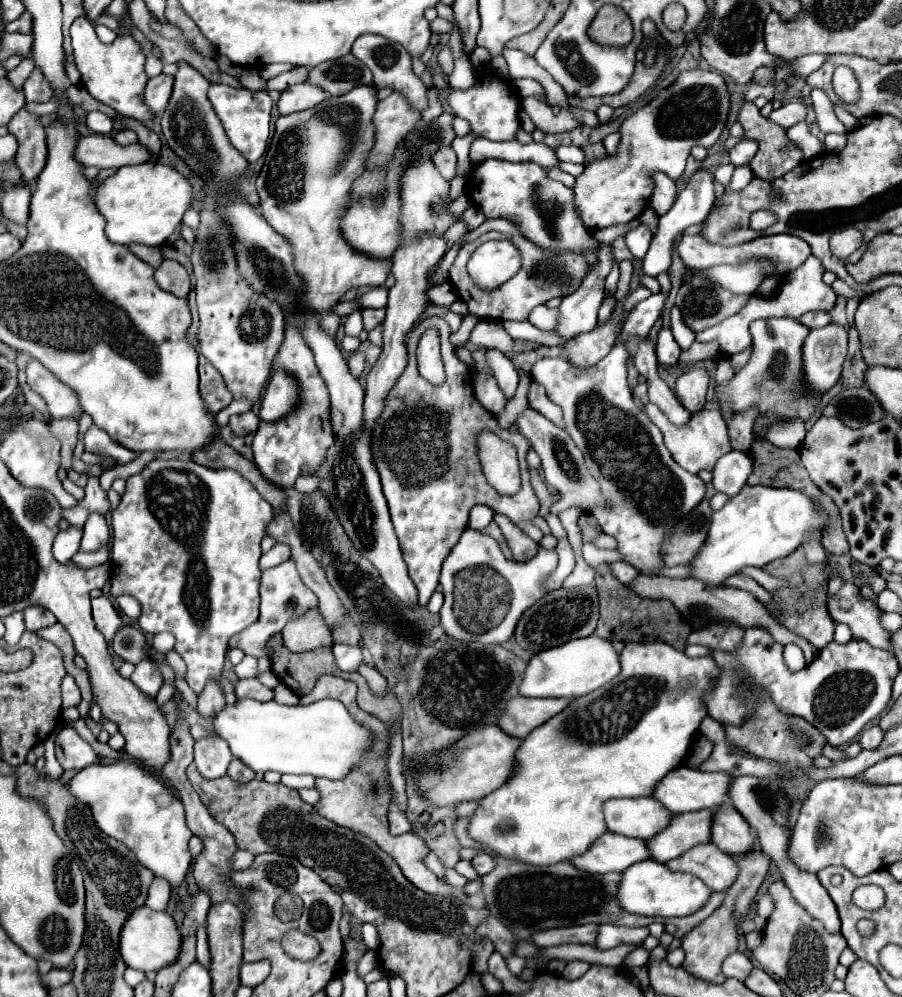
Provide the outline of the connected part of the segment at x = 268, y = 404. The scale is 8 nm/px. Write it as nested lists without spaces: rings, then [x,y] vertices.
[[[274,372],[260,398],[260,420],[278,420],[296,404],[296,380],[286,372]]]

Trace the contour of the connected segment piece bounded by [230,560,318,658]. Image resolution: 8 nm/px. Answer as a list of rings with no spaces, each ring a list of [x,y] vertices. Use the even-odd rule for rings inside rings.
[[[286,560],[266,572],[262,572],[262,584],[260,584],[260,616],[258,620],[248,626],[246,630],[238,632],[236,636],[232,636],[230,640],[230,648],[240,648],[244,654],[250,654],[254,658],[268,658],[268,652],[266,652],[266,642],[272,634],[278,634],[282,632],[284,624],[292,618],[296,618],[298,614],[302,614],[304,610],[308,608],[314,608],[318,606],[318,598],[312,590],[308,590],[304,586],[304,582],[300,580],[298,576],[298,570],[294,566],[292,560]]]

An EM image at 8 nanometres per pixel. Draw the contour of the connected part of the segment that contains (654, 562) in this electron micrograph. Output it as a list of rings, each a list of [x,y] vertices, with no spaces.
[[[654,294],[640,302],[640,306],[626,316],[618,344],[596,366],[576,368],[564,358],[540,358],[530,370],[532,380],[542,384],[548,398],[562,408],[570,438],[582,450],[588,470],[600,482],[602,494],[612,502],[608,510],[592,510],[592,514],[600,522],[604,534],[616,538],[618,550],[636,570],[662,568],[660,544],[664,534],[674,526],[672,522],[694,510],[706,492],[698,476],[674,462],[662,442],[662,432],[636,408],[626,382],[628,352],[624,348],[624,338],[638,334],[646,336],[660,316],[664,302],[664,294]]]

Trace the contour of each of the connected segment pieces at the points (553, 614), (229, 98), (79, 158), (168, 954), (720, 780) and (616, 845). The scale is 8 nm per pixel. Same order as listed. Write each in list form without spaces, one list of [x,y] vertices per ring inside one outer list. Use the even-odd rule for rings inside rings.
[[[594,586],[560,590],[554,594],[546,594],[544,598],[540,598],[540,602],[536,602],[532,608],[524,612],[524,616],[516,626],[514,638],[524,650],[536,654],[546,648],[560,646],[568,640],[590,636],[596,630],[596,622],[598,622],[598,596]]]
[[[212,84],[210,86],[210,102],[214,106],[214,112],[218,114],[218,118],[224,124],[224,130],[232,142],[232,146],[238,148],[238,152],[252,164],[256,162],[268,144],[268,134],[270,134],[270,110],[272,110],[272,100],[270,96],[262,90],[262,92],[252,92],[252,90],[236,90],[224,84]]]
[[[90,134],[78,136],[74,148],[74,160],[82,166],[96,166],[96,168],[122,168],[130,164],[142,164],[152,160],[148,152],[140,144],[120,146],[110,136]]]
[[[148,906],[138,908],[120,932],[120,954],[126,966],[142,972],[158,972],[180,954],[180,930],[168,912],[154,912]]]
[[[680,766],[666,774],[654,788],[652,798],[658,800],[668,812],[672,814],[682,814],[682,812],[694,812],[694,810],[704,810],[704,808],[716,808],[728,800],[726,790],[728,790],[728,780],[732,776],[726,772],[700,772],[688,766]]]
[[[606,832],[584,854],[574,856],[572,864],[576,864],[576,868],[588,874],[606,874],[622,872],[628,866],[646,858],[648,850],[644,840]]]

